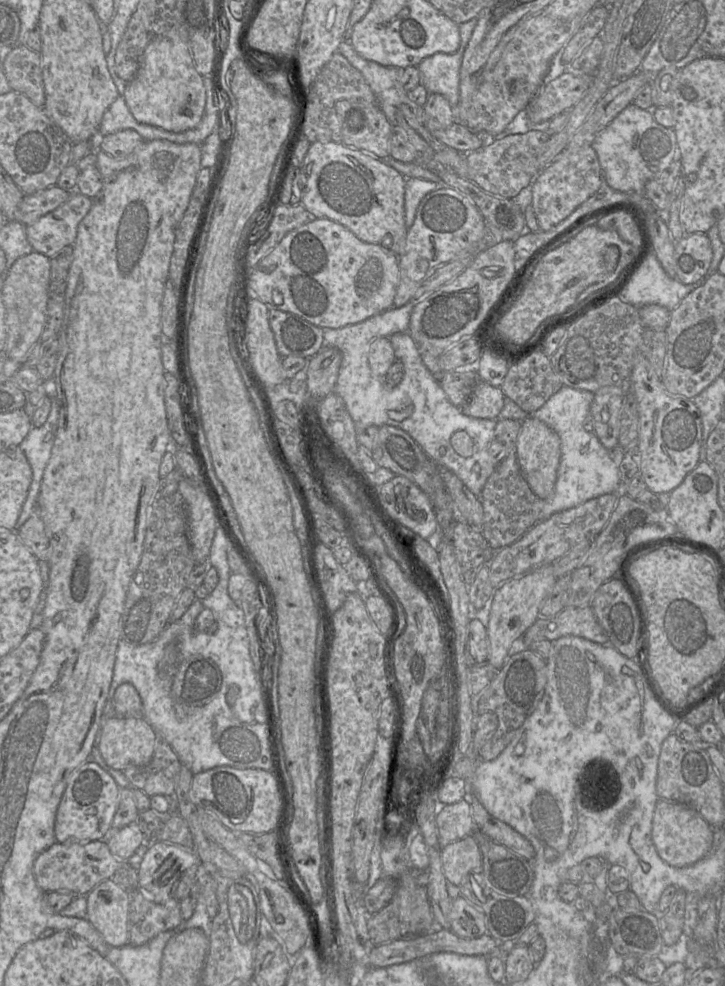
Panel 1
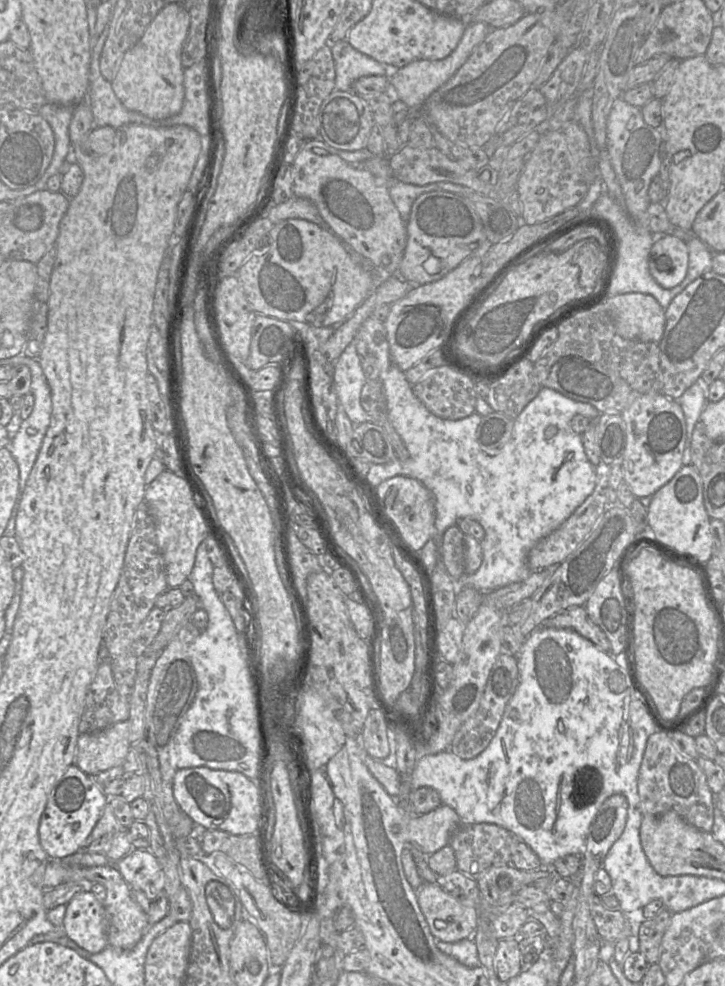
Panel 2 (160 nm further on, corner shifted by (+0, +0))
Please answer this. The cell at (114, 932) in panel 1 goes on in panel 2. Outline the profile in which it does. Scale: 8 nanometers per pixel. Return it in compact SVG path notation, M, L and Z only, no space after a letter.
M82 890L70 900L62 928L70 940L91 954L109 946L105 908L90 891Z

